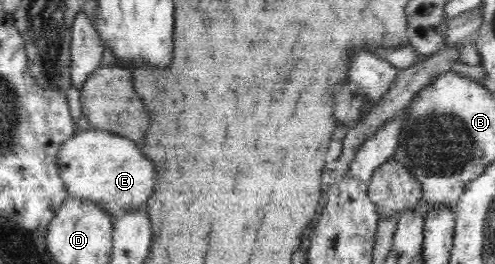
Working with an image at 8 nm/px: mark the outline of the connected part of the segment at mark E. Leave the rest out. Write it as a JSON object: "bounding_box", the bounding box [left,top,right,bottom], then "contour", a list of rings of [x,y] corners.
{"bounding_box":[58,129,156,217],"contour":[[[99,129],[78,130],[58,148],[58,176],[65,185],[66,196],[90,200],[114,217],[145,208],[156,182],[151,164],[145,162],[132,140]]]}

